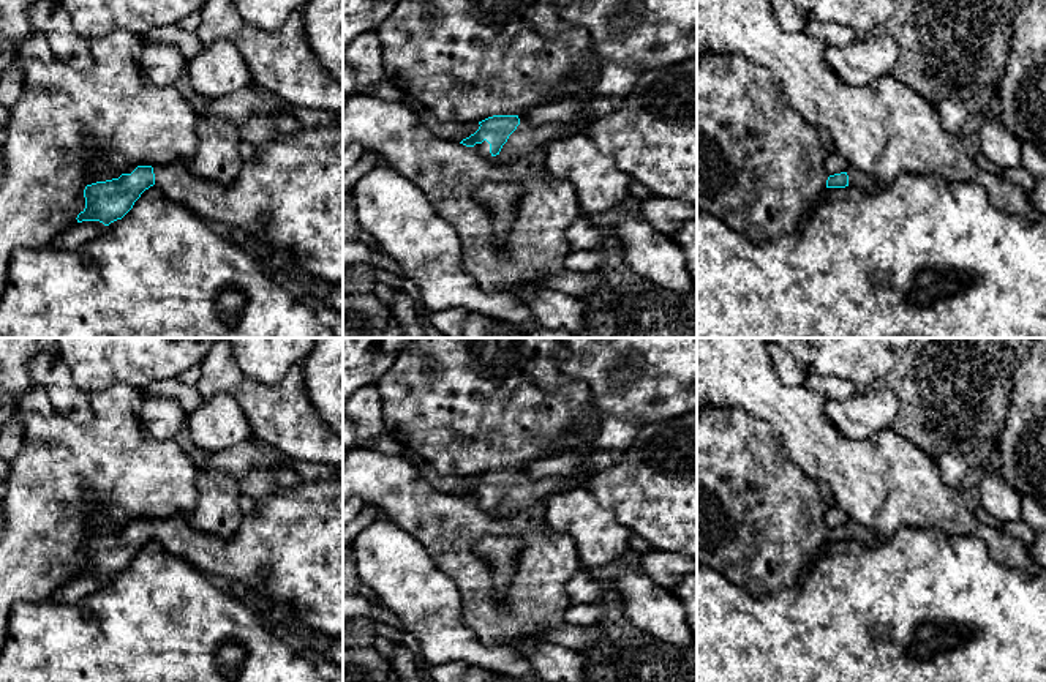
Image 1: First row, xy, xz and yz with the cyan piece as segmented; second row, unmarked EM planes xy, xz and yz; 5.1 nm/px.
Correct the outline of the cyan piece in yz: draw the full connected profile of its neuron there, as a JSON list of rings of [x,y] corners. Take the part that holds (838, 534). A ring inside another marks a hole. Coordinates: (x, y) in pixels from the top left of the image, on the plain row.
[[[850,519],[845,526],[830,529],[826,534],[826,541],[845,541],[856,540],[861,543],[875,543],[877,534],[856,521]]]

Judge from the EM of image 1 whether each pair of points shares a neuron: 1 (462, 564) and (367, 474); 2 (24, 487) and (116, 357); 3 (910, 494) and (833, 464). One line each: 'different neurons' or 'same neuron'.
1: same neuron
2: different neurons
3: same neuron

